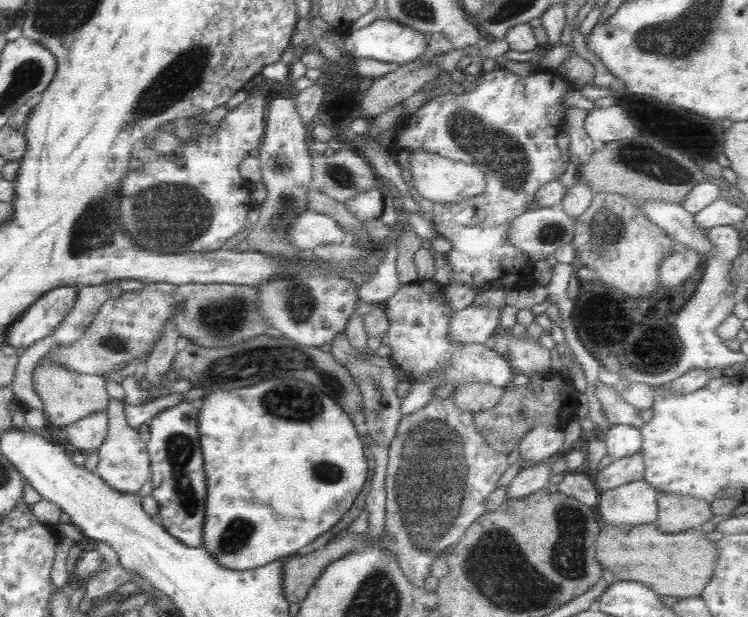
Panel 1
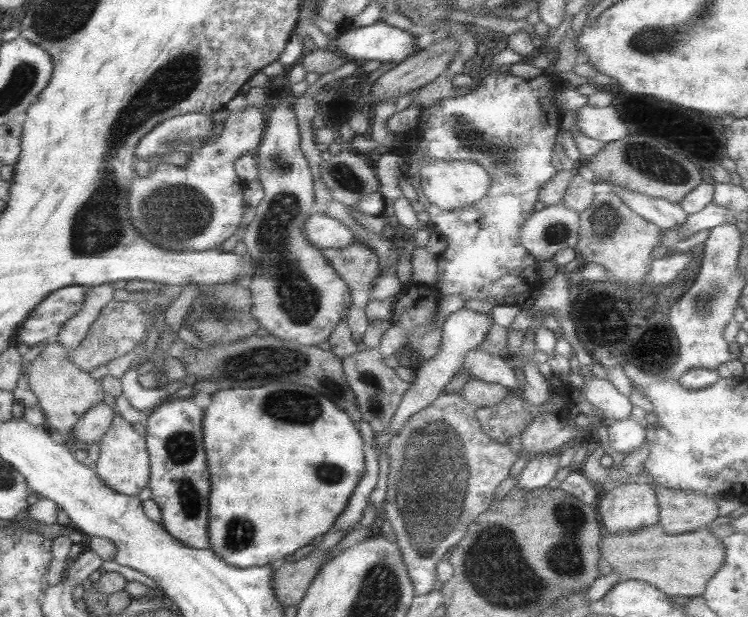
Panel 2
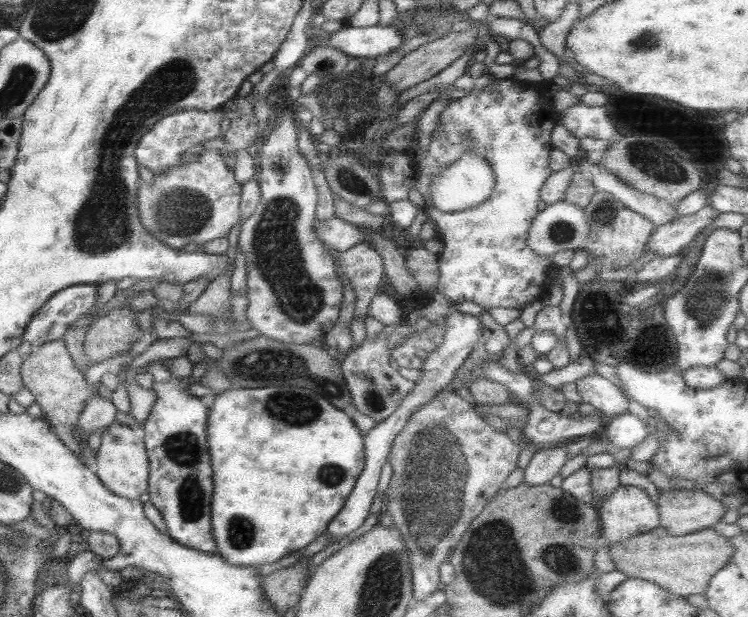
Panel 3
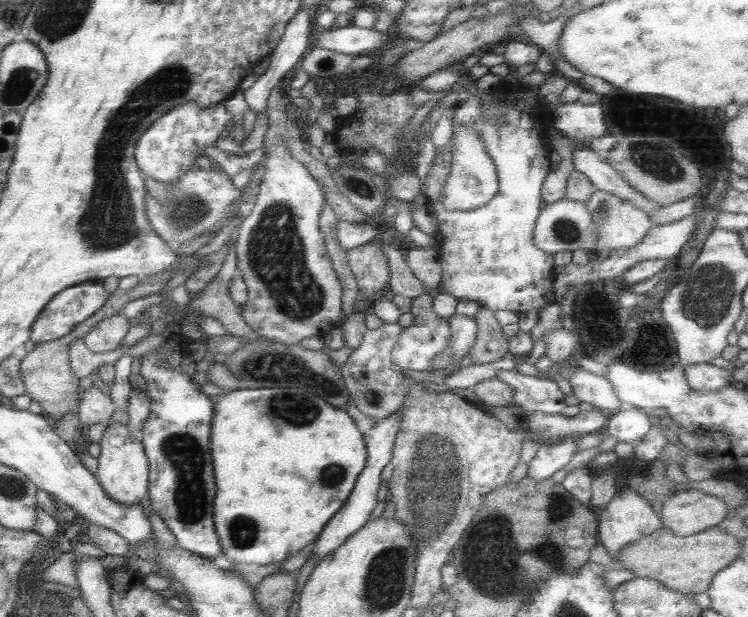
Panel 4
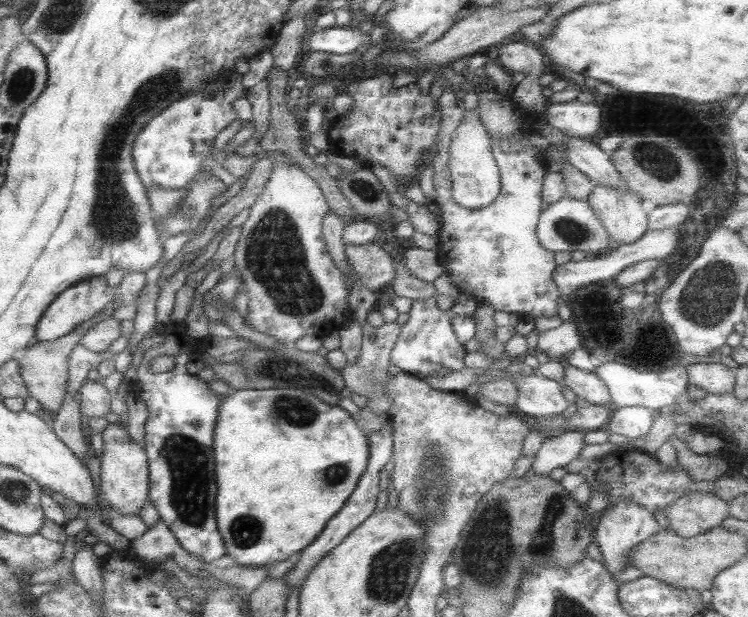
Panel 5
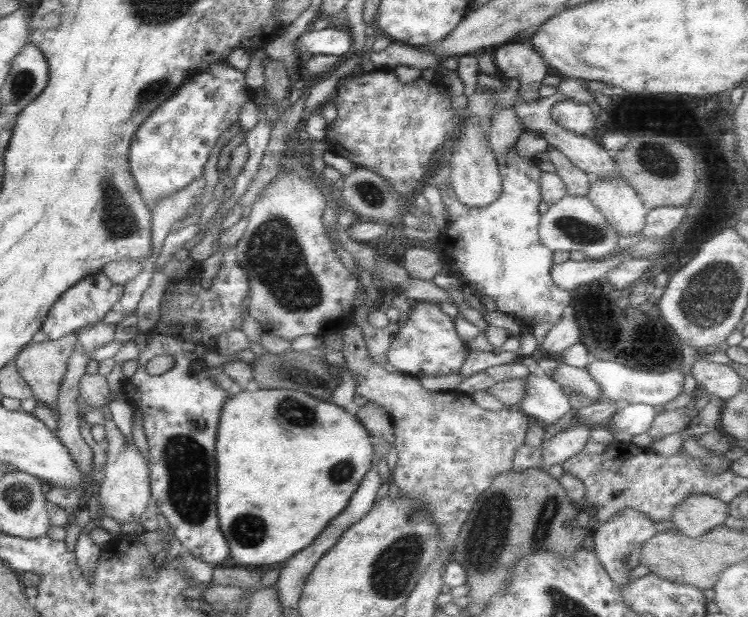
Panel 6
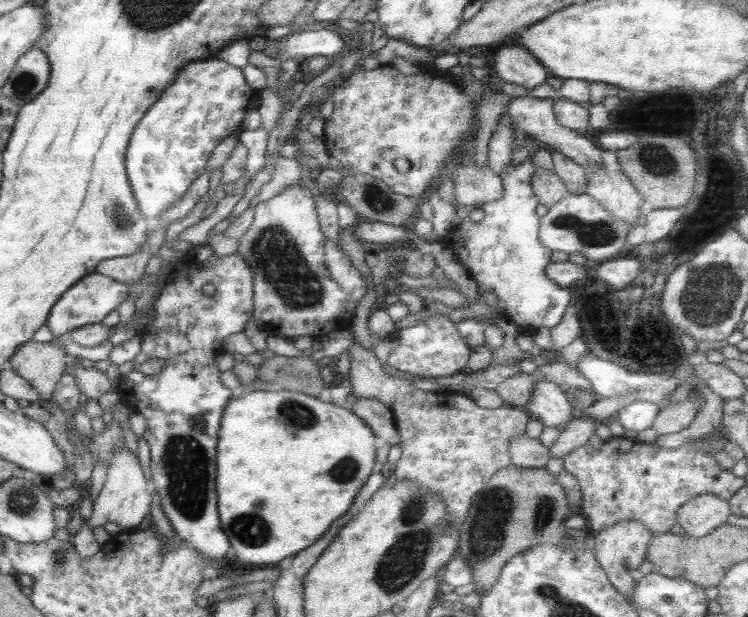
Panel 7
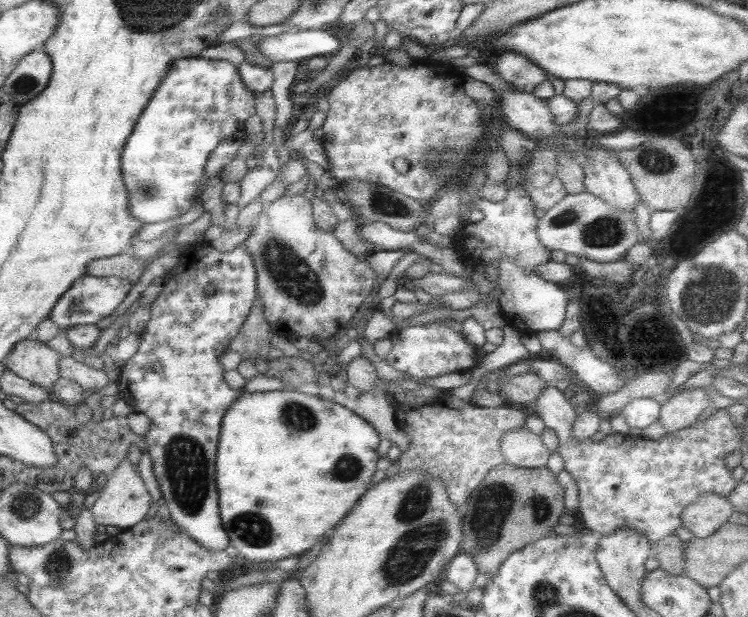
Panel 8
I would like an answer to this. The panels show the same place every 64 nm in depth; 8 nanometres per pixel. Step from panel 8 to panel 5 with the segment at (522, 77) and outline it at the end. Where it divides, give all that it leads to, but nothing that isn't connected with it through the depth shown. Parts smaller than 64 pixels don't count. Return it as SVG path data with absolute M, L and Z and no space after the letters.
M511 42L500 46L498 60L508 73L524 72L526 77L515 86L512 101L522 109L541 110L547 99L542 94L539 76L544 74L544 56L532 43Z

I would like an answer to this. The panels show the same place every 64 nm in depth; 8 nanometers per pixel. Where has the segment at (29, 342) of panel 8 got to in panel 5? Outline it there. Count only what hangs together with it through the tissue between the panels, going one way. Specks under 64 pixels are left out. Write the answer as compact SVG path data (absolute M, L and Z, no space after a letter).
M90 320L84 322L83 325L78 326L64 337L53 341L39 341L32 347L27 347L26 354L18 361L21 377L28 388L28 395L40 403L42 410L52 412L52 414L60 410L64 398L66 398L66 391L68 391L69 354L82 336L94 325L96 325L96 320Z

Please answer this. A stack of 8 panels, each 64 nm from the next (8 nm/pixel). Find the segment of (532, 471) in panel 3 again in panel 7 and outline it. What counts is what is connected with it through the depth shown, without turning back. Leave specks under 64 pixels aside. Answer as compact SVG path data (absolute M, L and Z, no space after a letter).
M576 414L572 420L563 428L555 444L549 449L549 458L564 458L565 454L570 454L573 450L585 446L598 424L593 418Z

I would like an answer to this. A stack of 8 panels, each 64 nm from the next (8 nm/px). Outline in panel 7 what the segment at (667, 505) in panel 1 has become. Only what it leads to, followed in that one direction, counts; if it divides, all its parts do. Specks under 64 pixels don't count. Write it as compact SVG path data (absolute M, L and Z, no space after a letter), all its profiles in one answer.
M699 494L677 510L676 530L700 538L726 523L730 514L728 501L712 494Z

